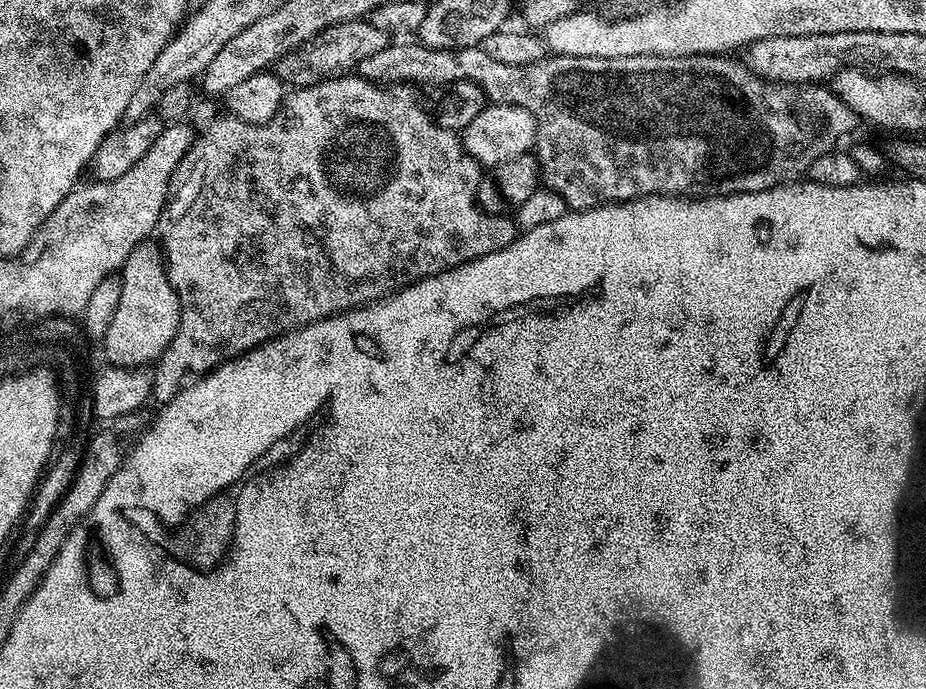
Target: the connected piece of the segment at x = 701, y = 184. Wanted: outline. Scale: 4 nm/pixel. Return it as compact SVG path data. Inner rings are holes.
M389 42L382 50L378 50L378 54L374 54L371 58L366 58L358 65L359 75L364 76L367 81L372 81L376 85L392 85L392 84L405 84L413 86L421 86L420 84L432 84L431 86L439 86L441 84L449 84L455 80L469 80L474 82L481 90L483 90L485 97L494 104L517 104L526 110L530 110L530 114L534 114L536 119L536 146L534 155L536 161L540 163L540 178L543 187L550 192L556 192L561 196L565 205L569 209L577 212L584 212L587 208L600 208L604 204L621 204L623 200L637 200L643 196L683 196L685 194L711 194L713 196L733 196L739 192L761 192L762 190L770 190L777 188L779 184L791 184L799 181L802 174L807 173L810 162L814 162L814 158L822 158L822 154L833 151L837 147L834 143L834 138L843 141L852 132L852 127L858 124L858 117L855 112L850 110L850 106L846 106L846 102L842 102L842 98L838 98L836 93L828 86L817 86L815 83L806 83L806 90L800 90L800 98L788 98L788 90L774 90L774 83L769 82L764 77L756 75L743 59L730 60L734 58L725 58L720 54L713 54L711 56L627 56L626 58L574 58L573 56L557 56L555 54L549 55L547 58L539 60L538 62L530 62L526 66L506 66L506 62L494 62L494 58L490 58L490 54L484 52L483 47L466 48L466 49L430 49L424 44L419 42Z

